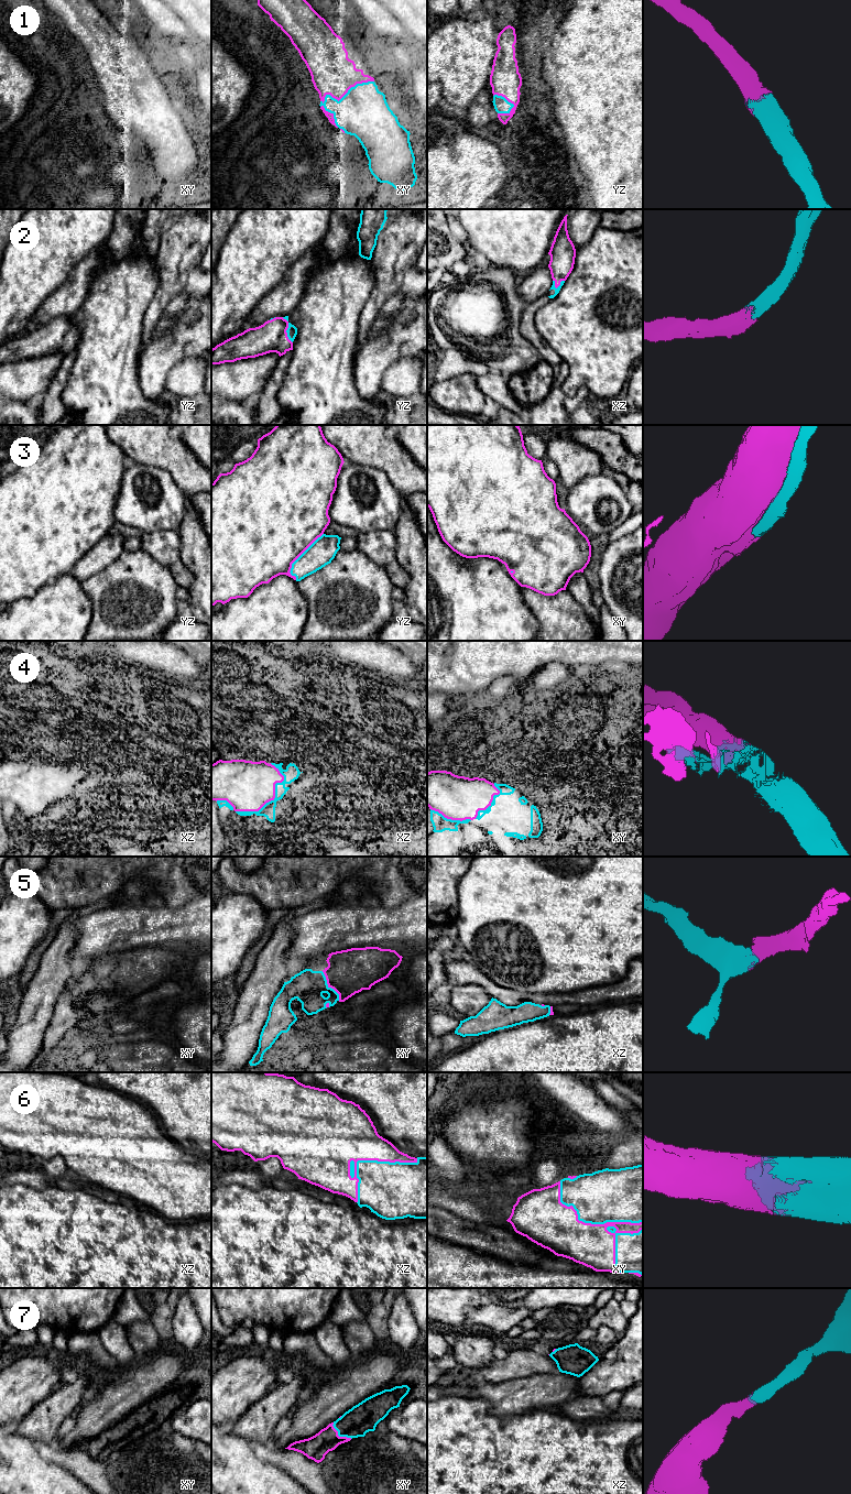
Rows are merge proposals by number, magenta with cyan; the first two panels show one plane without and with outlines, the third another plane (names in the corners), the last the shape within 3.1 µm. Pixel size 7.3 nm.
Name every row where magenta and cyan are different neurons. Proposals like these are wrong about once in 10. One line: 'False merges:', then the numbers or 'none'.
False merges: none

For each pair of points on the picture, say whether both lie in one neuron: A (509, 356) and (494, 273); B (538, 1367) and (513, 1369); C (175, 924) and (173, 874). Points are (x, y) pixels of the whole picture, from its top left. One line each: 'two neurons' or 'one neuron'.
A: one neuron
B: one neuron
C: two neurons

